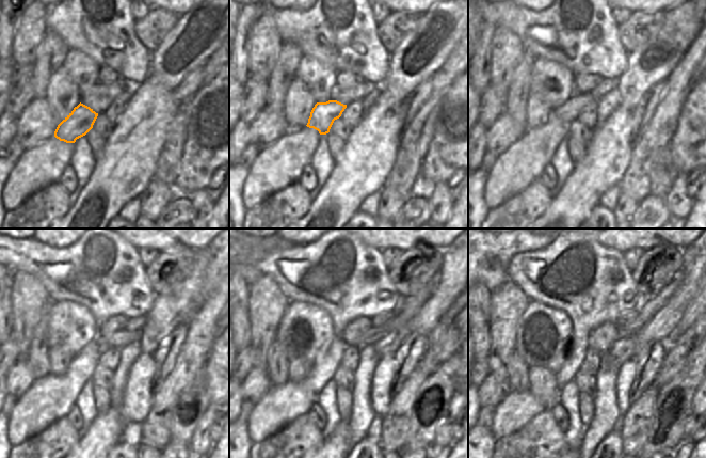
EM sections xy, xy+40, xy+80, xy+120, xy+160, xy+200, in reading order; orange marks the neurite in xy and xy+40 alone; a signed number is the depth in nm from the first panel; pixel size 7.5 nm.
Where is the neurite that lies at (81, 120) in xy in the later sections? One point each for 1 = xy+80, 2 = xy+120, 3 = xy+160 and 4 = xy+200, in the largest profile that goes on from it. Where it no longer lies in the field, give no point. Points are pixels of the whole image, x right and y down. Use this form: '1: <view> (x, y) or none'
1: xy+80 (570, 111)
2: xy+120 (121, 338)
3: xy+160 (372, 335)
4: xy+200 (650, 308)

